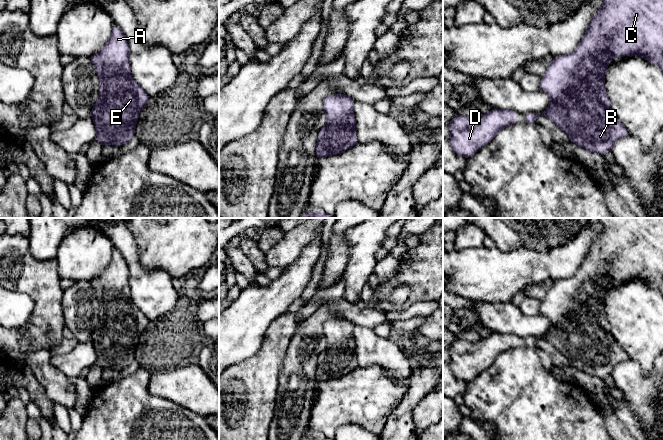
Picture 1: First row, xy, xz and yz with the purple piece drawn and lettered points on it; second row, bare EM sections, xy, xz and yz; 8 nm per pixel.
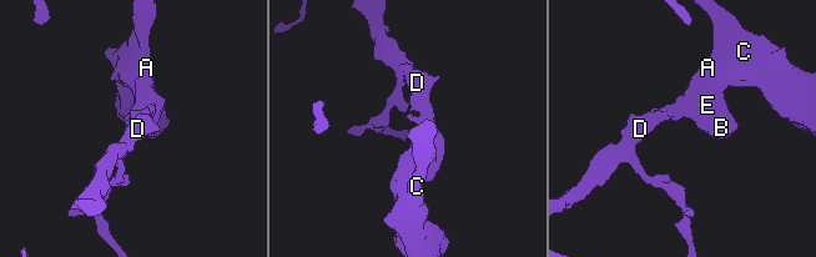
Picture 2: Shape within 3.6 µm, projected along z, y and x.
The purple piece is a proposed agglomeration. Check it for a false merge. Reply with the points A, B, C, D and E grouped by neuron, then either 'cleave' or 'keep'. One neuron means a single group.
groups A B C D E; keep

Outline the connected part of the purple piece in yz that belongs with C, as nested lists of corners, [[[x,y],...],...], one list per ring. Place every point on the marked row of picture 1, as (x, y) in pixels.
[[[603,0],[603,7],[596,12],[584,37],[570,54],[552,59],[541,78],[539,89],[550,97],[550,104],[543,113],[527,113],[525,123],[535,123],[538,116],[545,116],[563,130],[576,145],[598,154],[611,151],[615,142],[629,135],[625,126],[613,113],[605,89],[605,73],[612,58],[622,56],[619,46],[626,44],[625,57],[641,56],[663,72],[663,0]]]

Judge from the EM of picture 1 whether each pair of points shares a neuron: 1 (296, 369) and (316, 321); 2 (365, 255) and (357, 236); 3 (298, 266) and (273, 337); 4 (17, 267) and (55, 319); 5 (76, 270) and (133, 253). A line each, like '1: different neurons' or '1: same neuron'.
1: same neuron
2: same neuron
3: different neurons
4: same neuron
5: different neurons

